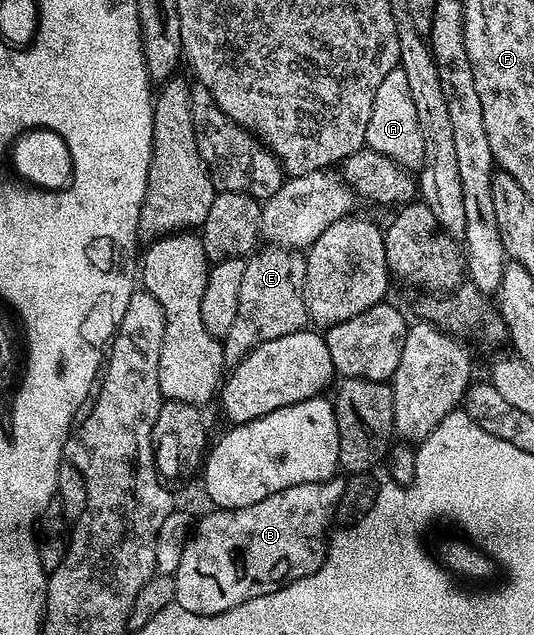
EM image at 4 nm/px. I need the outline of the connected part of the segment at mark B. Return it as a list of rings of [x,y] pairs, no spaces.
[[[335,476],[323,482],[296,484],[292,488],[284,488],[284,492],[268,496],[268,500],[260,500],[260,504],[248,504],[235,510],[214,508],[211,514],[199,517],[186,542],[184,556],[180,556],[180,568],[176,568],[172,575],[176,605],[197,614],[228,612],[256,596],[268,596],[268,592],[276,592],[281,586],[316,572],[326,558],[334,509],[346,490],[340,479]]]

